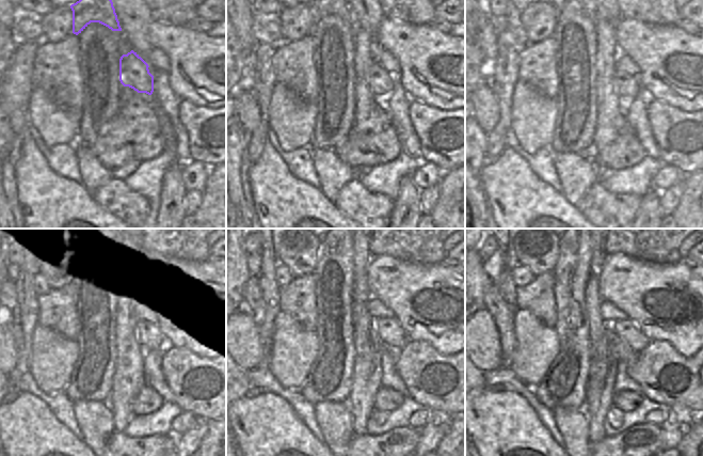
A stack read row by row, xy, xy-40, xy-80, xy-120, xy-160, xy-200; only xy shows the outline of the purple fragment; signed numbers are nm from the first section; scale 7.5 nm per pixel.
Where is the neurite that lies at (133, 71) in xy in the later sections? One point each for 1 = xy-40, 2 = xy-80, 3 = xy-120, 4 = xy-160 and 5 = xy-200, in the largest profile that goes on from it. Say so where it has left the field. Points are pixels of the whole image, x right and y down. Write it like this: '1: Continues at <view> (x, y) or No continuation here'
1: Continues at xy-40 (381, 82)
2: Continues at xy-80 (627, 87)
3: Continues at xy-120 (152, 335)
4: Continues at xy-160 (388, 330)
5: Continues at xy-200 (626, 330)

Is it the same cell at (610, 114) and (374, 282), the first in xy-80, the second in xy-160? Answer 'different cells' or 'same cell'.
different cells

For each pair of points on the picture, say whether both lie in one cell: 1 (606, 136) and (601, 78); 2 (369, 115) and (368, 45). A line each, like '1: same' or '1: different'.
1: same
2: same

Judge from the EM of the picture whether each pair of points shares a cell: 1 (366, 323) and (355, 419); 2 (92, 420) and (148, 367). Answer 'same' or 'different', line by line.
1: same
2: different

